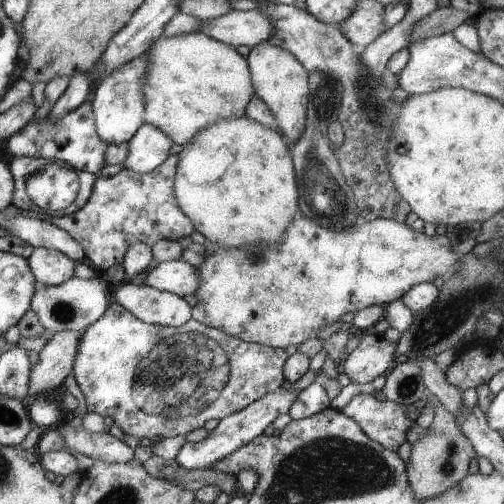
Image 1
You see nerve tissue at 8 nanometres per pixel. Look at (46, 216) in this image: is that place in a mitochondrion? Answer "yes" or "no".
no

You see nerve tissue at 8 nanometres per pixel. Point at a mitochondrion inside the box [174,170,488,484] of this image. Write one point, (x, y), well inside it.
(449, 461)

